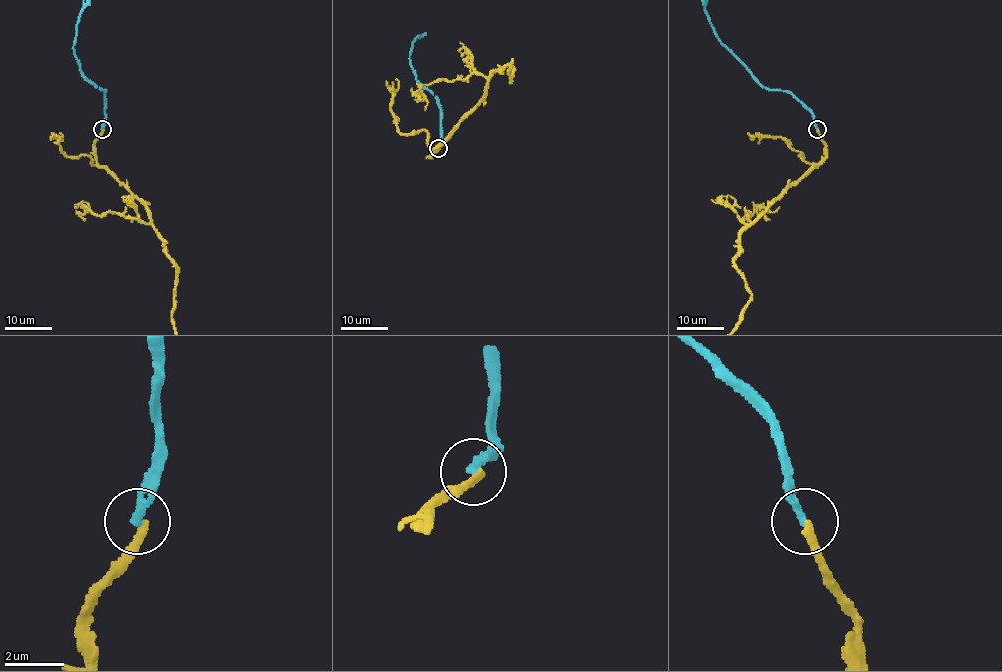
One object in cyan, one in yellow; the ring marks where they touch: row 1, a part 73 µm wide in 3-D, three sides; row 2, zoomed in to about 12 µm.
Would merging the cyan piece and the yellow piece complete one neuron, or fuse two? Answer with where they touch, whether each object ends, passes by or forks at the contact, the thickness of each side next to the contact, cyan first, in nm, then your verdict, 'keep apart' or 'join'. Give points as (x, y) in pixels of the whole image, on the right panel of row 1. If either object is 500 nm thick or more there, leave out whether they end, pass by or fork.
(817, 129) | cyan ends | yellow ends | 280/280 nm | keep apart

